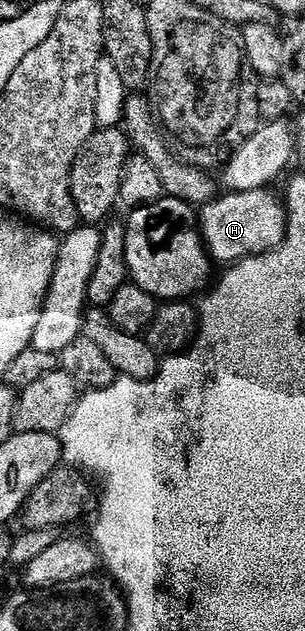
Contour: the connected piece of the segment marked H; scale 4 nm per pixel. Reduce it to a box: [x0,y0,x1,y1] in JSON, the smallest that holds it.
[200,188,287,266]

